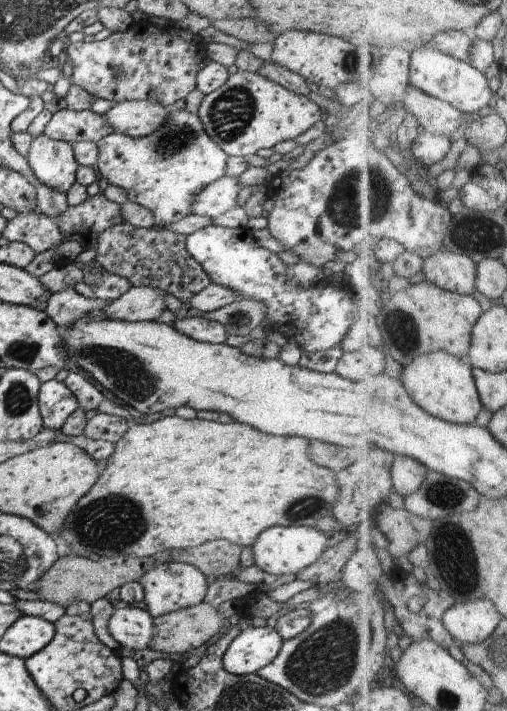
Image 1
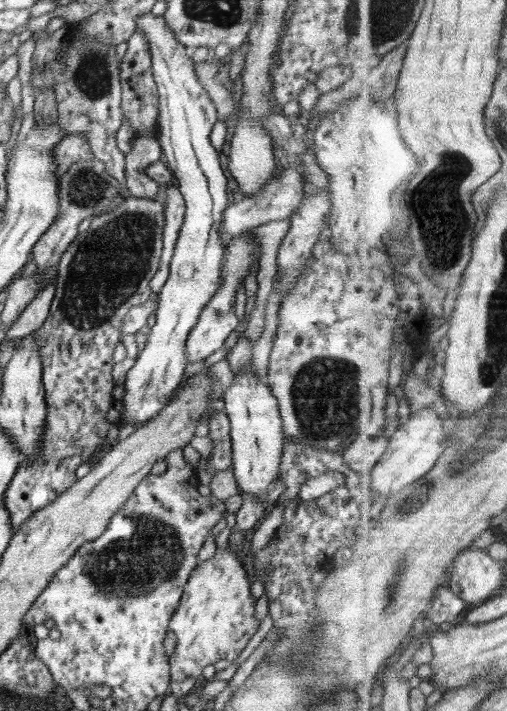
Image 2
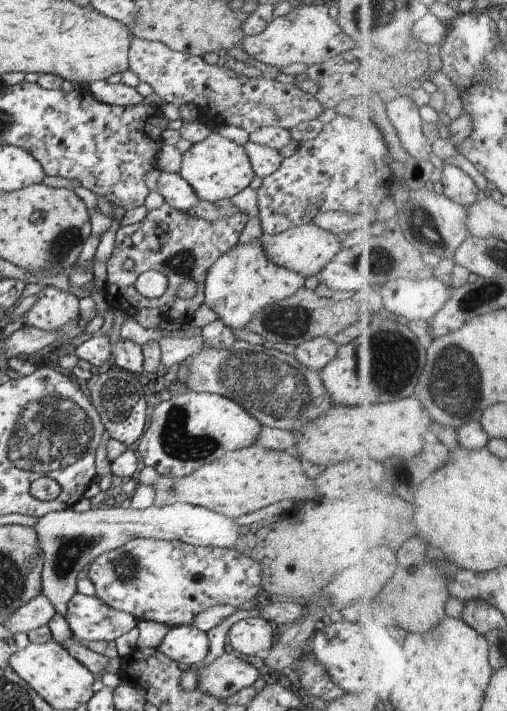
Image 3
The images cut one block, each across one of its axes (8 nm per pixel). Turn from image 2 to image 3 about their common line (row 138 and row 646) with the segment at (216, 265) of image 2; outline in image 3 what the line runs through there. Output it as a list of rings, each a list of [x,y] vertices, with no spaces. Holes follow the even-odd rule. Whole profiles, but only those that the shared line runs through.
[[[193,625],[172,627],[162,639],[159,651],[178,663],[200,666],[209,652],[206,631]]]

